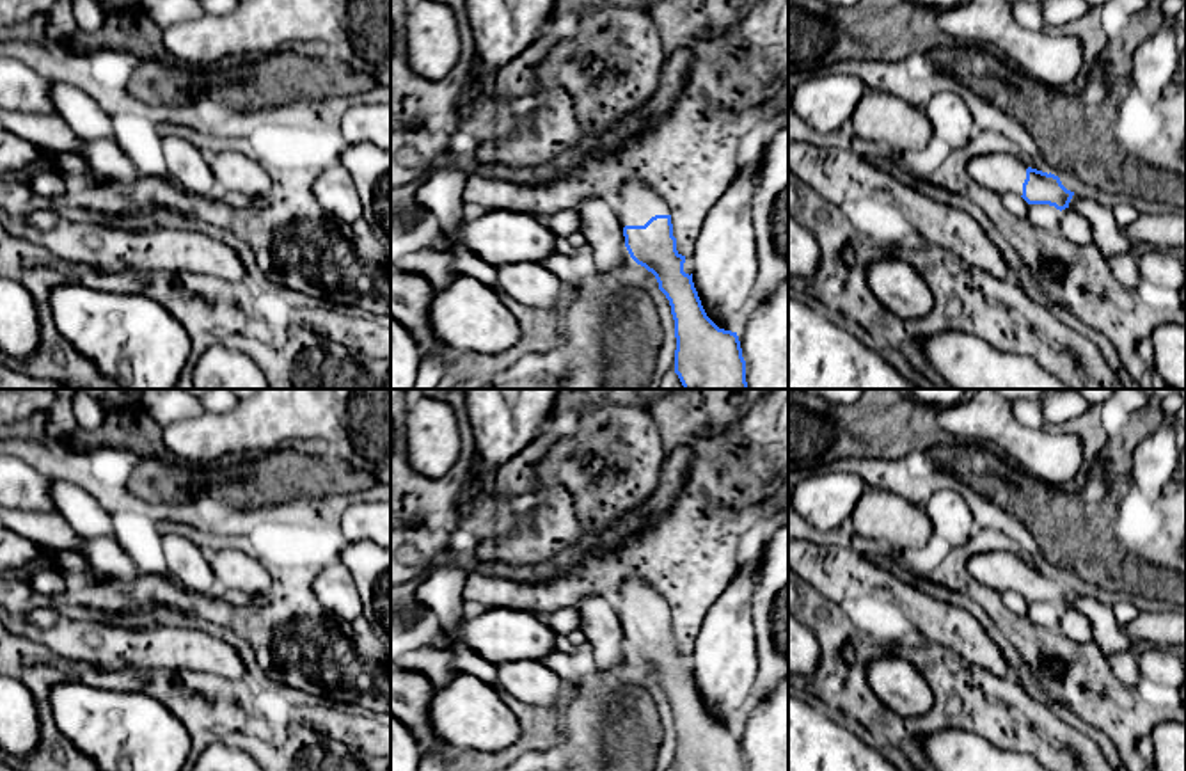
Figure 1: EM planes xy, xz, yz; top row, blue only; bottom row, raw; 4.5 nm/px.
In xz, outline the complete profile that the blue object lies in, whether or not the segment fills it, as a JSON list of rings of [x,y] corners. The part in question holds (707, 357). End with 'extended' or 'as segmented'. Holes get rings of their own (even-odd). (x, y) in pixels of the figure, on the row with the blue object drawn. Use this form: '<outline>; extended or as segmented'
[[[629,179],[613,203],[623,226],[625,247],[630,258],[652,272],[666,295],[675,320],[675,373],[684,389],[747,389],[746,361],[737,332],[719,329],[705,313],[692,274],[684,272],[685,256],[676,250],[669,208],[646,183]]]; extended

